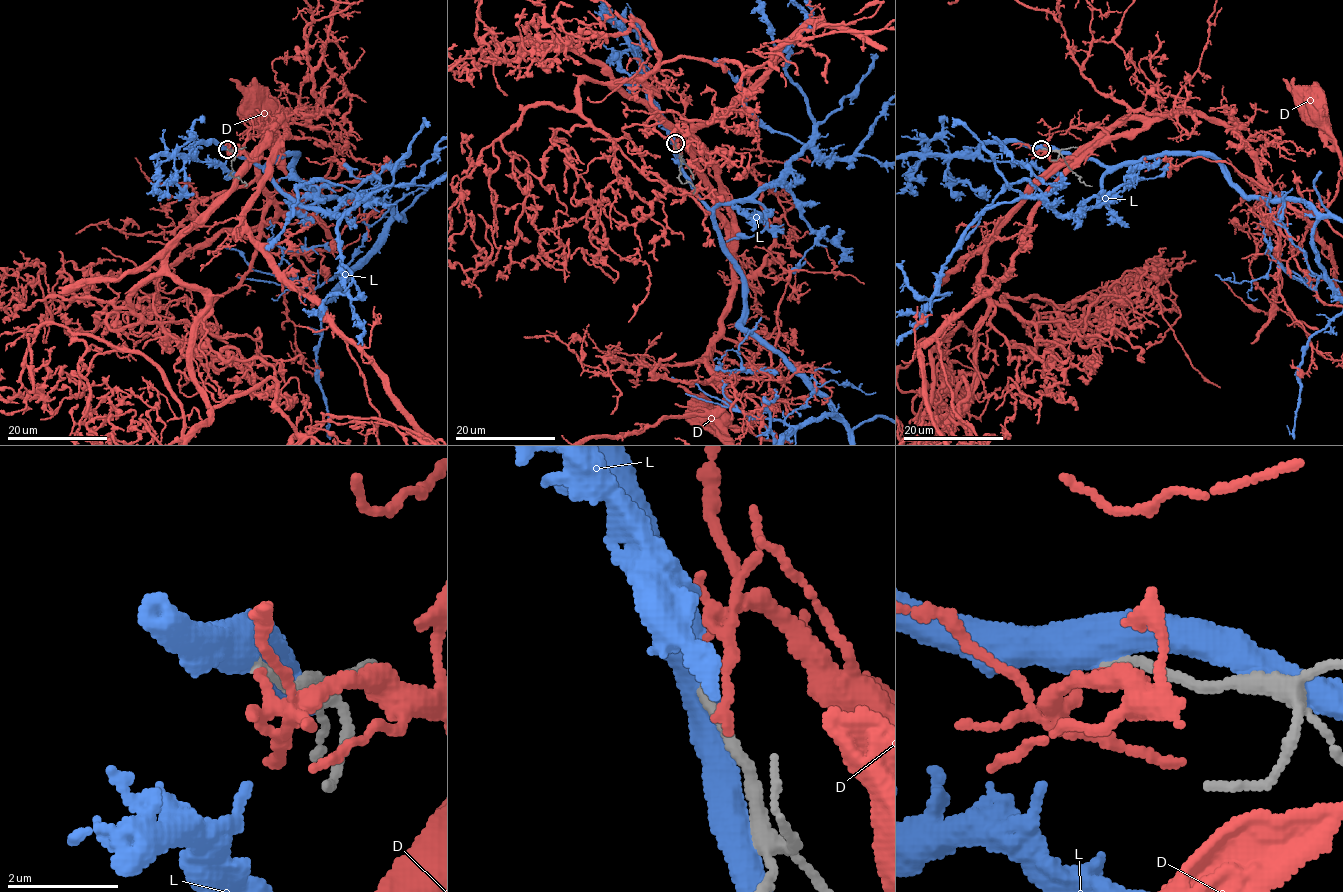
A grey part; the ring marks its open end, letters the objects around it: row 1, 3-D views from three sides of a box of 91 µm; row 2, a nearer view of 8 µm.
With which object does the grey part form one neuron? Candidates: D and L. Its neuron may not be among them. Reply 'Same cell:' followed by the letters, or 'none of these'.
Same cell: none of these

